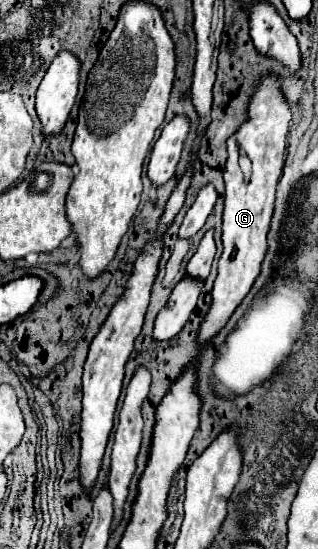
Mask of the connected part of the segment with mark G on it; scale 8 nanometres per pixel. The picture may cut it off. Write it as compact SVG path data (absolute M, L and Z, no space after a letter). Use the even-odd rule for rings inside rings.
M266 77L266 81L260 83L260 87L254 91L254 97L250 99L248 109L250 109L250 121L246 121L240 127L240 131L228 139L228 161L224 169L226 195L224 195L224 217L222 217L224 253L218 261L218 277L212 289L212 305L204 321L200 323L196 335L200 345L208 345L228 323L236 307L242 303L242 299L248 295L254 281L258 279L262 261L268 251L268 231L274 215L276 189L284 167L286 133L290 129L292 113L282 93L278 91L278 81L274 77ZM242 151L252 161L252 181L248 185L244 185L238 165L238 155Z

